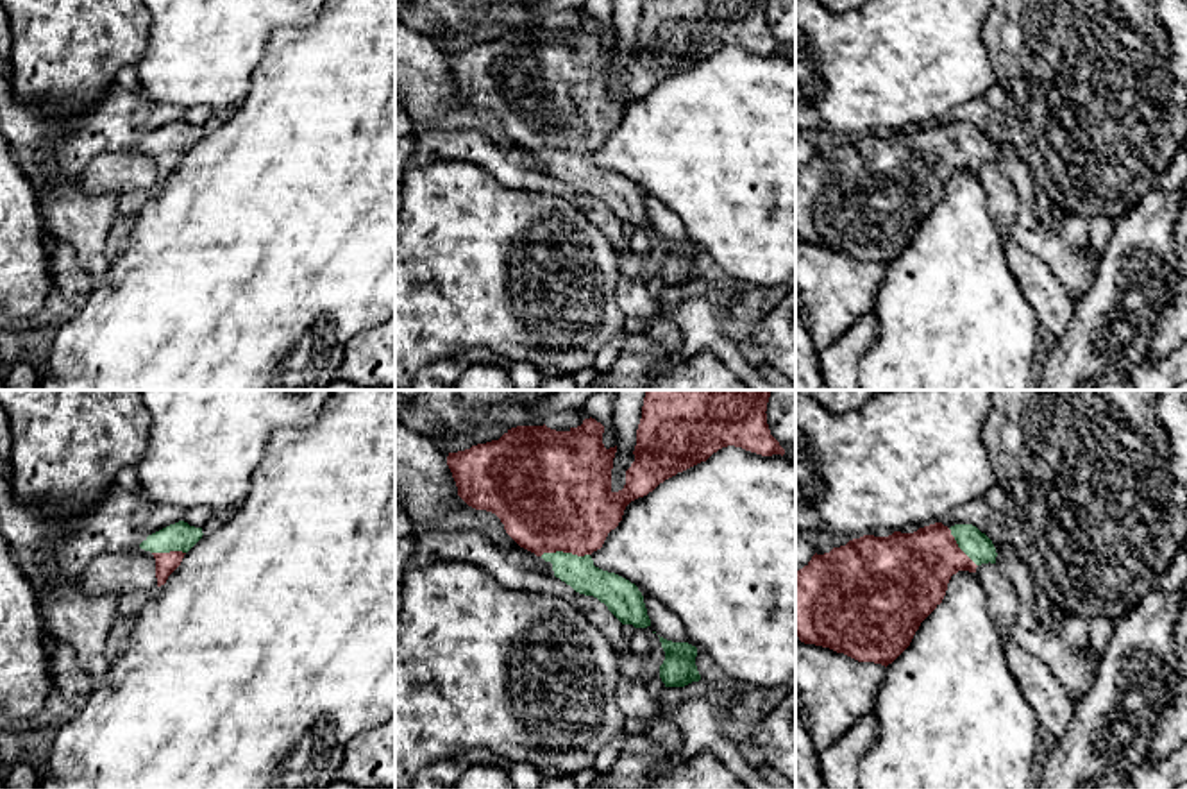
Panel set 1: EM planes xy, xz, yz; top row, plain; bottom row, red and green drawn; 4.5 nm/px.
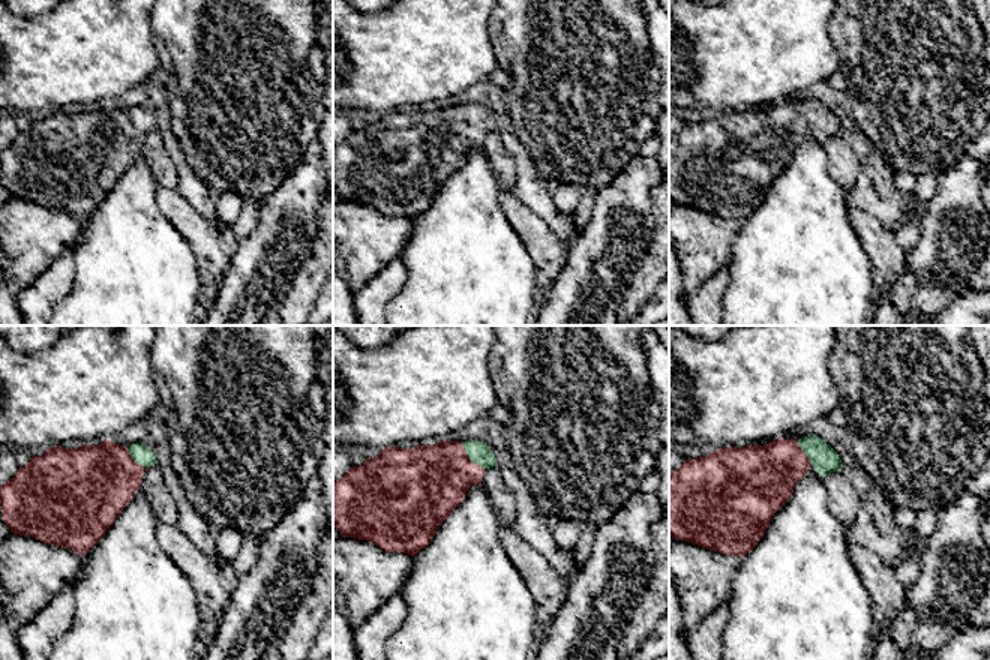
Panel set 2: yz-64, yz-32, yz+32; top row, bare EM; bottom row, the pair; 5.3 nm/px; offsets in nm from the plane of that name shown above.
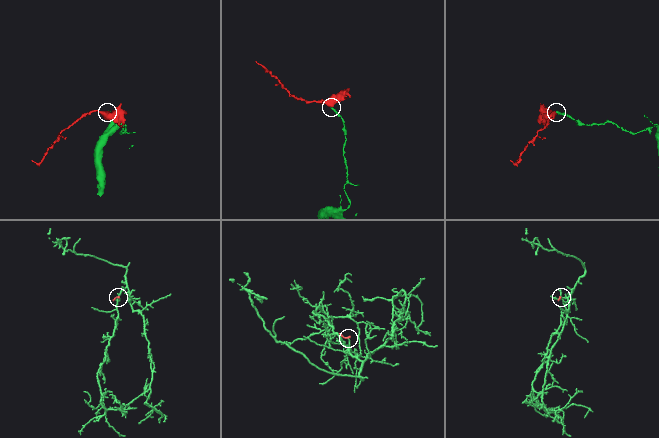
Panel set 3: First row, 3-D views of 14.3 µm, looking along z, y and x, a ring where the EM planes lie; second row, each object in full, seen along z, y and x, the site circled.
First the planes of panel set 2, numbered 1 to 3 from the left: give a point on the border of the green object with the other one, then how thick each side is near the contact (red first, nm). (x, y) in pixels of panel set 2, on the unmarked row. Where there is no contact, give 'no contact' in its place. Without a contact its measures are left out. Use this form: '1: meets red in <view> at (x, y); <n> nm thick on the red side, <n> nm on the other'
1: meets red in yz-64 at (132, 123); 420 nm thick on the red side, 100 nm on the other
2: meets red in yz-32 at (470, 123); 400 nm thick on the red side, 110 nm on the other
3: meets red in yz+32 at (804, 117); 340 nm thick on the red side, 150 nm on the other

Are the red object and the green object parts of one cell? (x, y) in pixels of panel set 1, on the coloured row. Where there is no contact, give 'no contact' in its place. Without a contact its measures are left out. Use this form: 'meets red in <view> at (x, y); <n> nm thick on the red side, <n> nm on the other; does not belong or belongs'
meets red in xz at (564, 551); 480 nm thick on the red side, 150 nm on the other; belongs

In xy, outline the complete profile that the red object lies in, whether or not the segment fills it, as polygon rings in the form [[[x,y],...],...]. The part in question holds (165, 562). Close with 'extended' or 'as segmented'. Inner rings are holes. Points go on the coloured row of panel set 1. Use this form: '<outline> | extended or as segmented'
[[[179,521],[148,535],[139,544],[141,549],[150,551],[156,558],[157,587],[166,583],[168,576],[181,565],[184,555],[202,539],[202,535],[202,528]]] | extended

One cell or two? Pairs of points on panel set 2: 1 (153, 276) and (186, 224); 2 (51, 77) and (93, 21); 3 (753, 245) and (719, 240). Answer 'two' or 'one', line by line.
1: two
2: one
3: two

